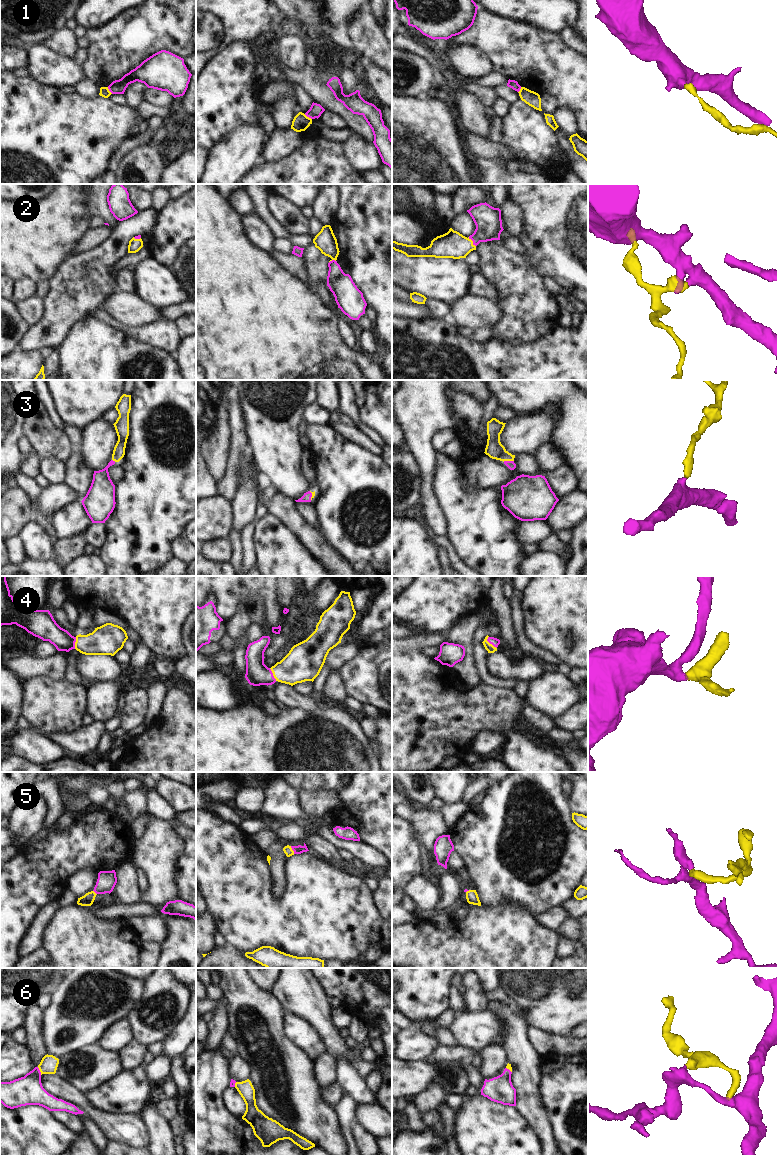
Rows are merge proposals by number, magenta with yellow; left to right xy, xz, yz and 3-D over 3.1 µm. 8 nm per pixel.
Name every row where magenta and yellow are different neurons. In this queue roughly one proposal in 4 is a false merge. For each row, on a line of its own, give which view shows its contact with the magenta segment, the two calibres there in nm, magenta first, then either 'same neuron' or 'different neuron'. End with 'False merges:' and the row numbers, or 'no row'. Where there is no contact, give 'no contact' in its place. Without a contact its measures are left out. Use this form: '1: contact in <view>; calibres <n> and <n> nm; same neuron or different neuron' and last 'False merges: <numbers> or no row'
1: contact in xz; calibres 110 and 140 nm; different neuron
2: contact in yz; calibres 220 and 220 nm; same neuron
3: contact in yz; calibres 70 and 150 nm; same neuron
4: contact in yz; calibres 70 and 70 nm; same neuron
5: contact in xz; calibres 70 and 70 nm; same neuron
6: contact in xy; calibres 240 and 140 nm; same neuron
False merges: 1

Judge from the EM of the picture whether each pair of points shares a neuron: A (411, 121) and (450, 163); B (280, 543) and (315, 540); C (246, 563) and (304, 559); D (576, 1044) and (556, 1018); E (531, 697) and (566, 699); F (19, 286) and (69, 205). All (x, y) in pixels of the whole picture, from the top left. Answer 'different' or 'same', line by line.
A: same
B: different
C: different
D: different
E: same
F: different

